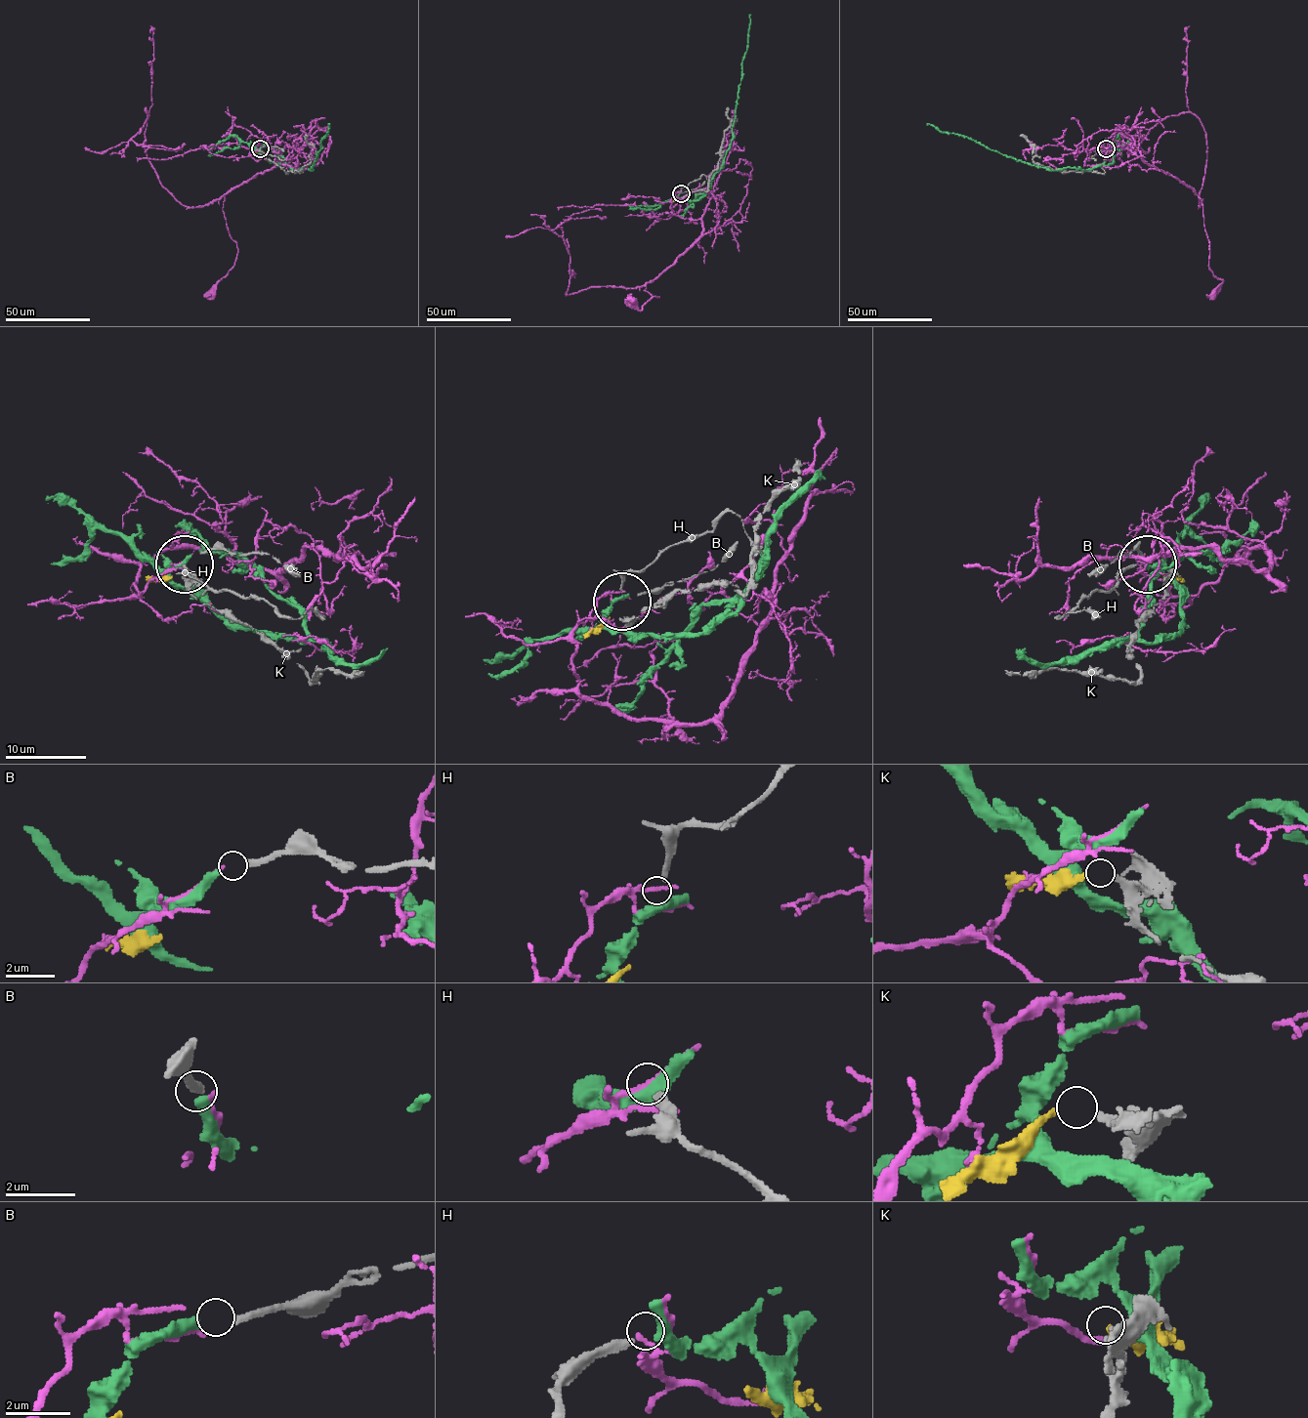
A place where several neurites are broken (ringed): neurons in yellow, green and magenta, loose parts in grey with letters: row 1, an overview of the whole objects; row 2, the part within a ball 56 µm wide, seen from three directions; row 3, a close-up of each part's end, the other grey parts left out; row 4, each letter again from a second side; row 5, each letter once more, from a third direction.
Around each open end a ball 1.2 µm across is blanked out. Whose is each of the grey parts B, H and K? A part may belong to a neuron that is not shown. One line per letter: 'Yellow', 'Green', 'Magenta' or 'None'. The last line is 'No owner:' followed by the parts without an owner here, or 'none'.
B: Green
H: None
K: Yellow
No owner: H

